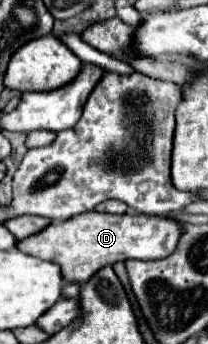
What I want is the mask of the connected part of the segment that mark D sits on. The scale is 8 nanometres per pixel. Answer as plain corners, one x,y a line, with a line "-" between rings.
91,210
89,214
81,214
81,218
67,218
61,222
51,222
45,230
33,234
33,238
25,238
17,242
17,250
37,256
41,260
49,260
55,262
57,266
61,266
61,274
65,282
85,282
89,280
101,266
113,264
113,262
123,262
129,258
137,258
137,260
155,260
155,258
165,258
169,256
179,240
179,230
181,226
169,218
163,216
145,216
145,214
99,214
95,210

